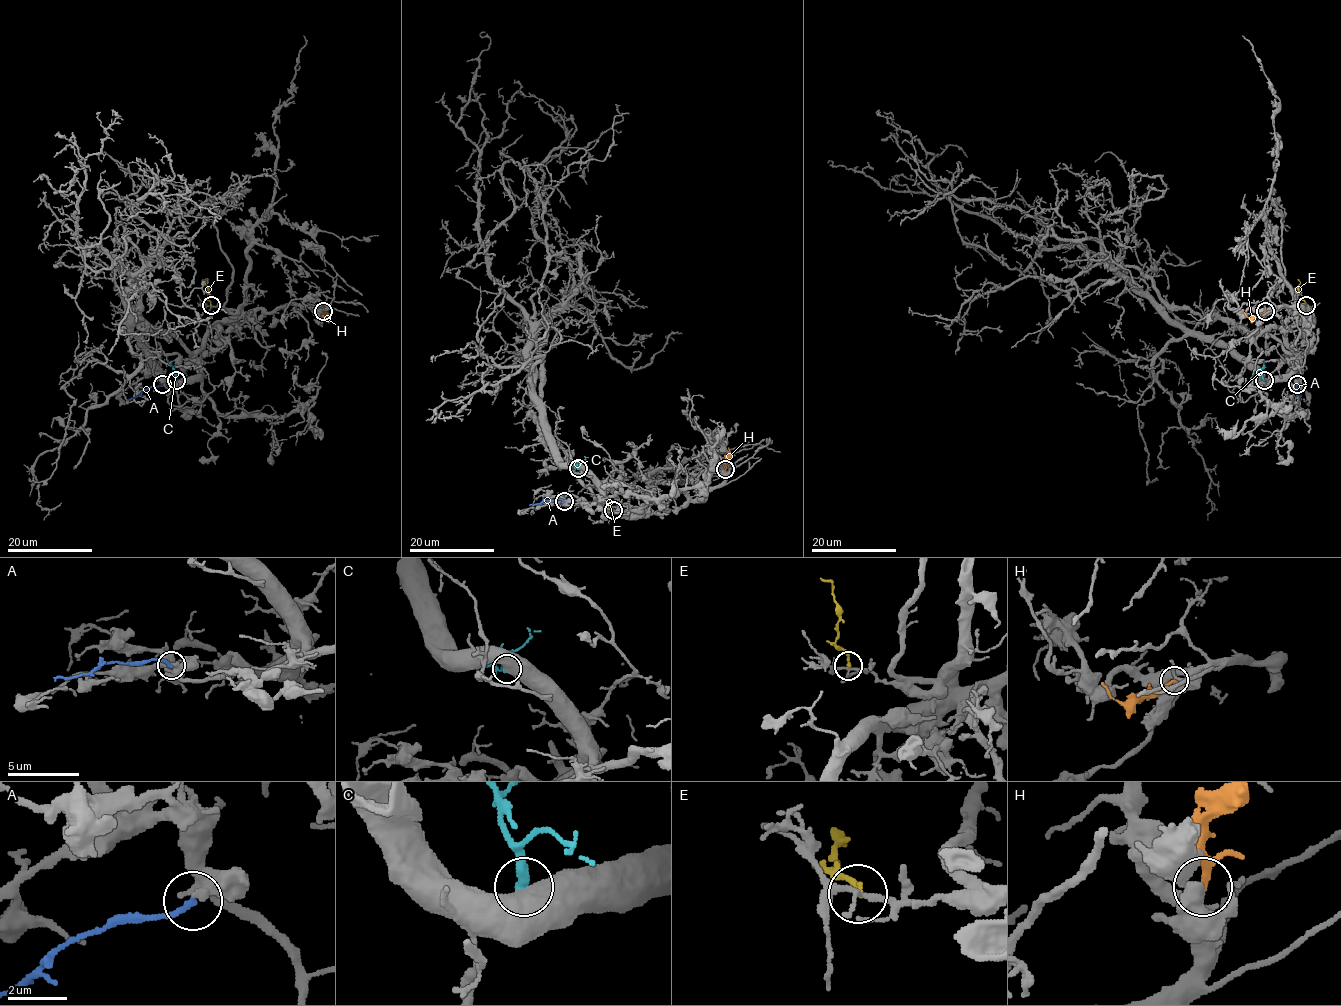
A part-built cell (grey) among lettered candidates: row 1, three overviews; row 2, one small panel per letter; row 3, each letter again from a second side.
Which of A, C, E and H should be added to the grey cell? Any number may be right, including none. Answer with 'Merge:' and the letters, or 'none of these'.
Merge: none of these

